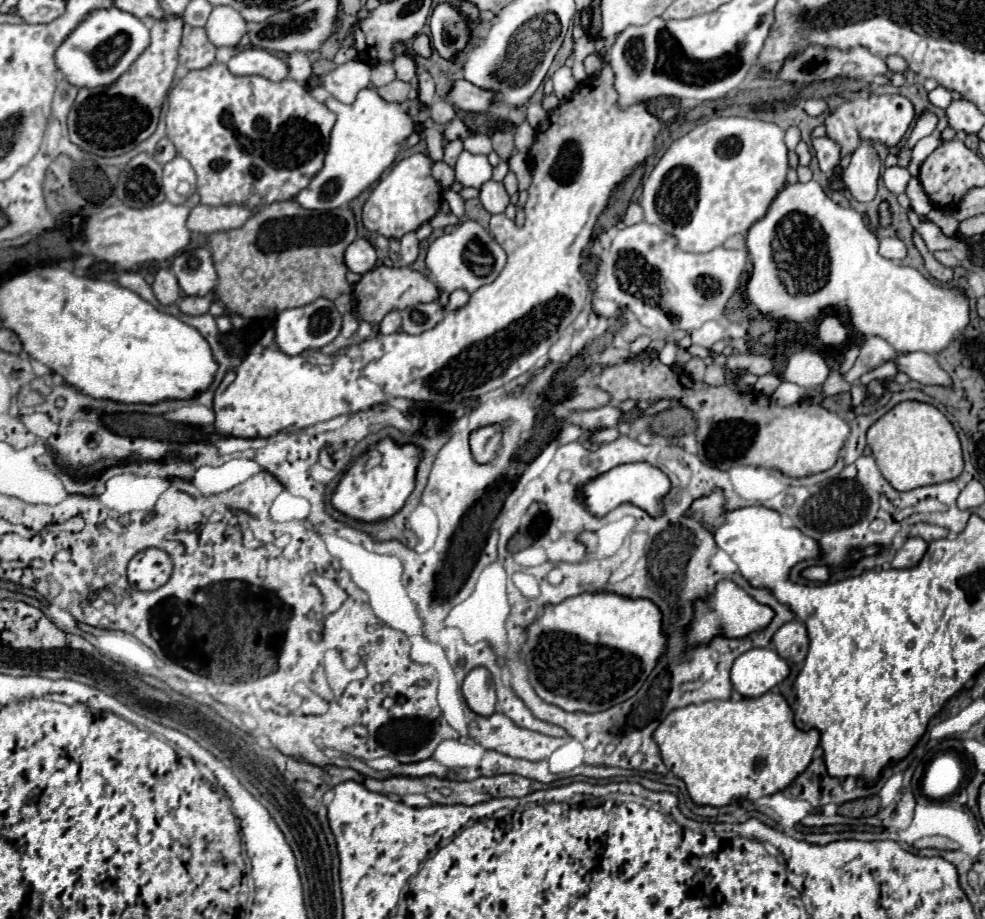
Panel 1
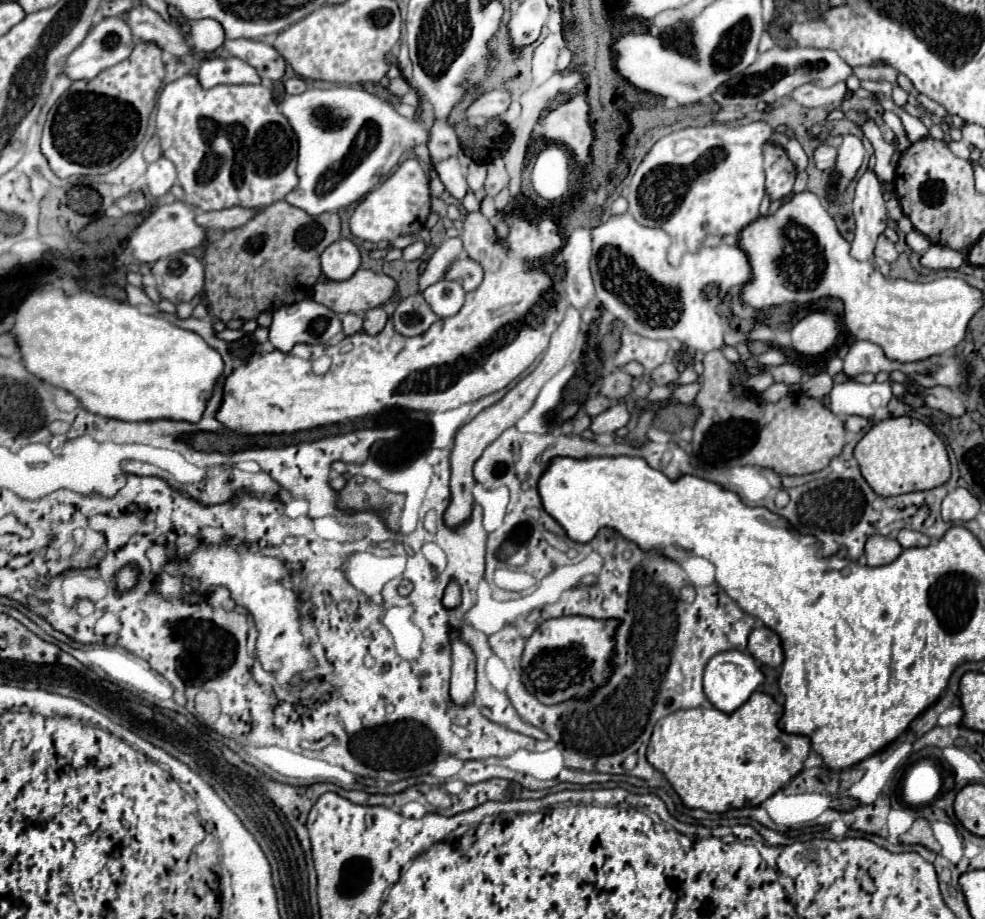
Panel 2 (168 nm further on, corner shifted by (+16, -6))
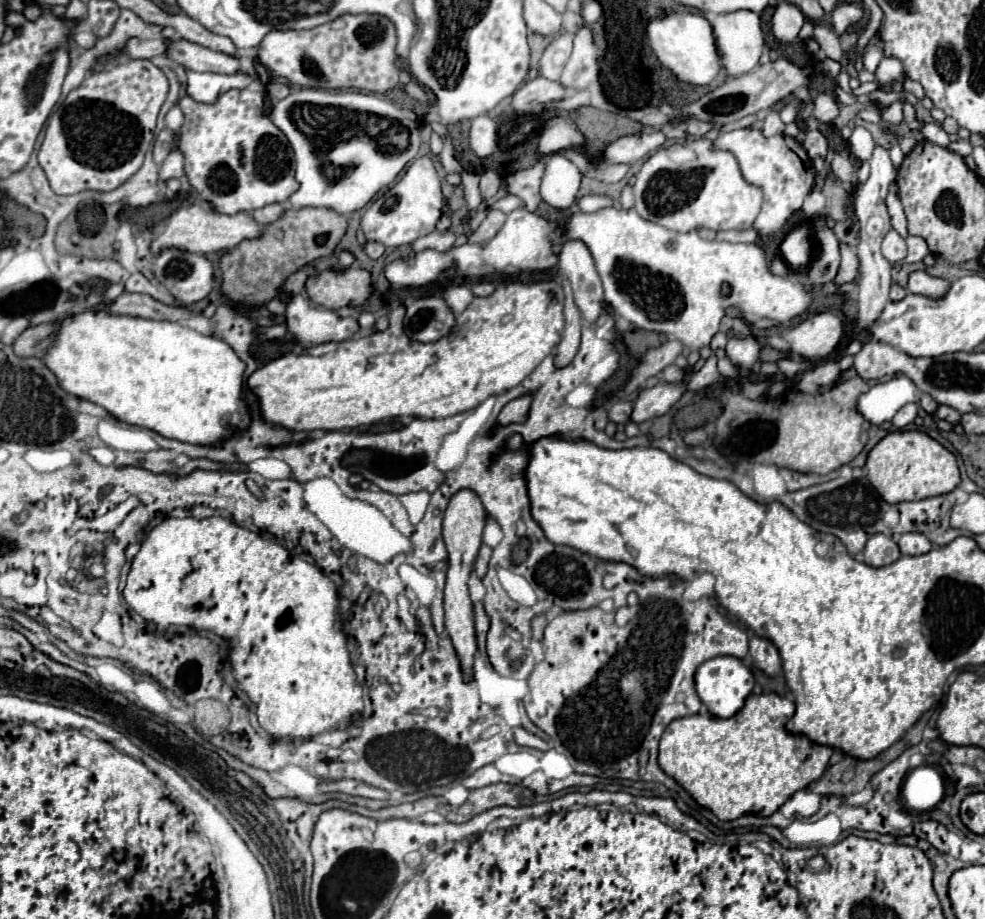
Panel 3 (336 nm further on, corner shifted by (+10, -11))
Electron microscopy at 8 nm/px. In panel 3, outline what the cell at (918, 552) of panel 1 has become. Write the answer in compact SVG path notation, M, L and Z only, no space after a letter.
M882 533L872 535L866 541L866 547L864 547L862 553L864 553L864 563L872 565L872 567L890 565L890 563L894 563L900 557L898 545L890 537L886 537Z

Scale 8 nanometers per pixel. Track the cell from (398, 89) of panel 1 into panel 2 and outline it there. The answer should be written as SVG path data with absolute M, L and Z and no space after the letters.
M400 76L400 78L394 78L394 80L390 80L390 84L388 84L388 90L392 92L392 94L396 94L396 96L404 96L406 92L410 92L412 90L412 86Z

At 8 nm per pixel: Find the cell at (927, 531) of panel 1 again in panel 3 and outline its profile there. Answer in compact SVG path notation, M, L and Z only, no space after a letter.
M904 533L898 541L902 555L922 555L932 549L930 541L922 533Z

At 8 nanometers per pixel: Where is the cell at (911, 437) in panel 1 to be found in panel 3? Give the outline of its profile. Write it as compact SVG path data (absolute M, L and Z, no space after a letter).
M894 431L888 433L868 455L866 461L868 481L888 503L928 499L950 493L960 483L956 457L938 441L920 431Z

